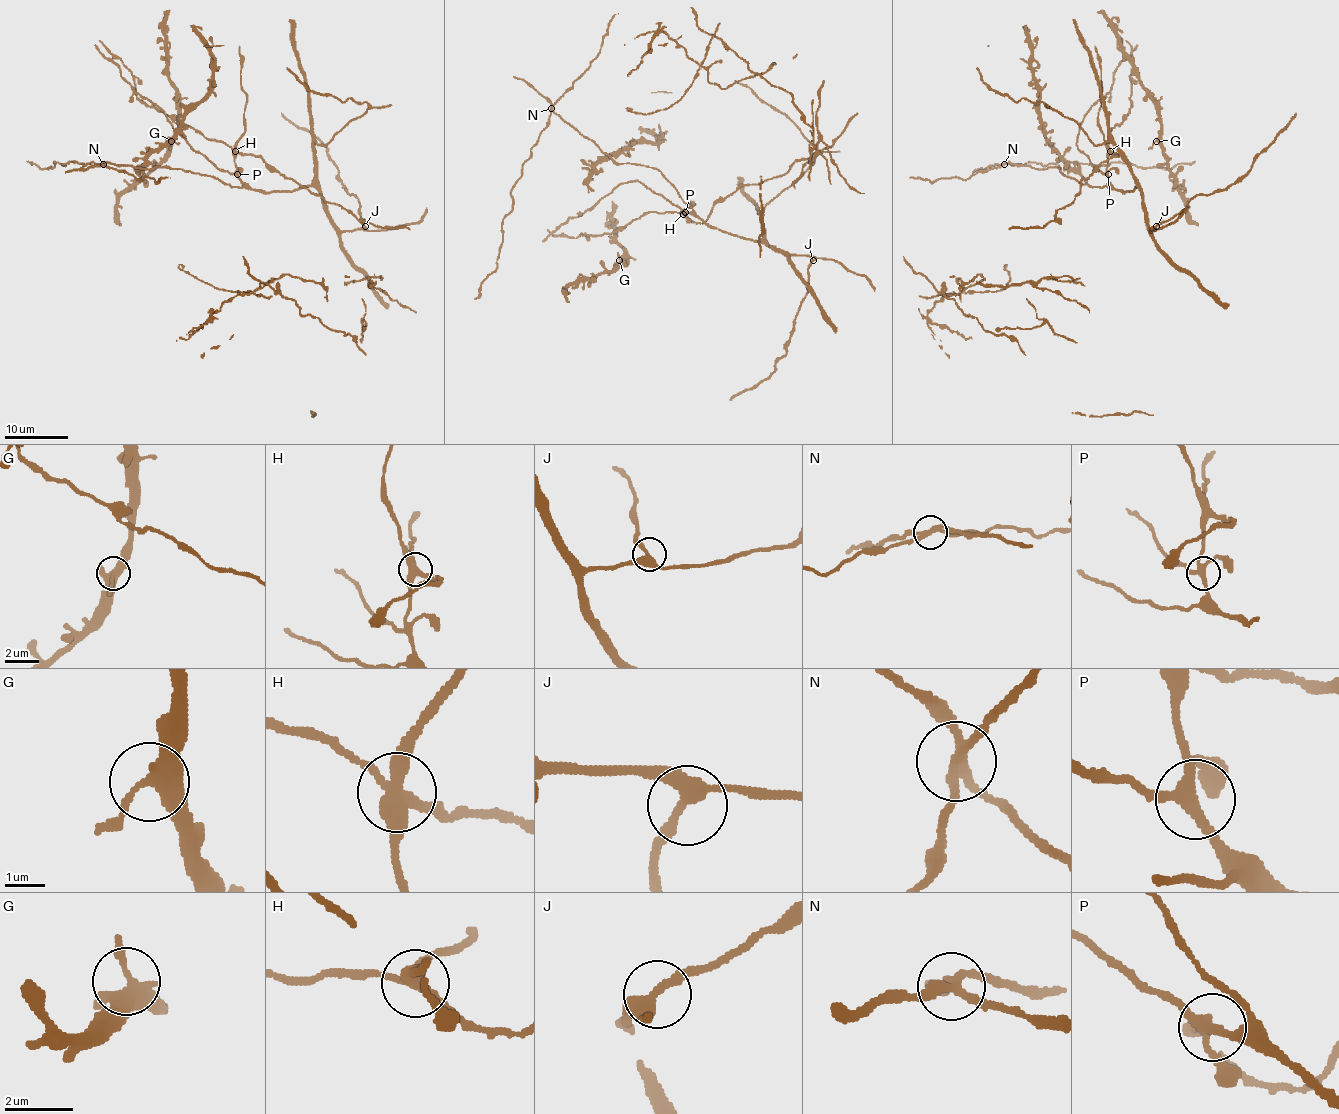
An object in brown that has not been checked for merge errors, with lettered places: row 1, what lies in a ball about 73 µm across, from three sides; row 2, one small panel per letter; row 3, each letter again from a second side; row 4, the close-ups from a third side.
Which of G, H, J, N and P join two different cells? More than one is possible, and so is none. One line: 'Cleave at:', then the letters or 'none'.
Cleave at: H, N

